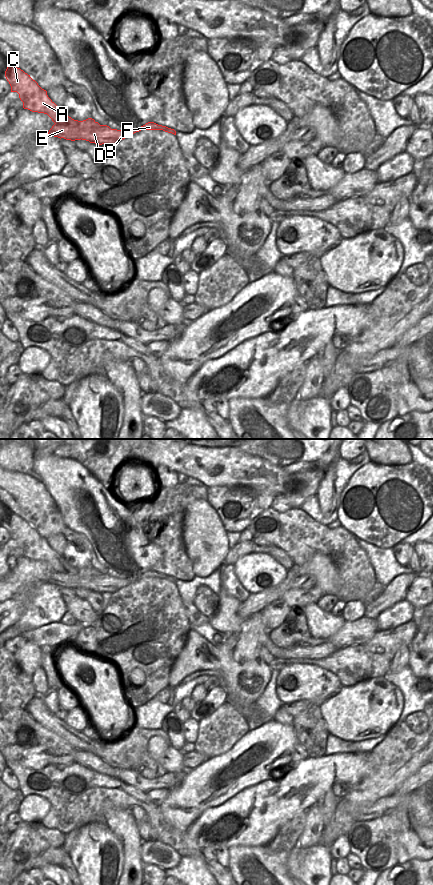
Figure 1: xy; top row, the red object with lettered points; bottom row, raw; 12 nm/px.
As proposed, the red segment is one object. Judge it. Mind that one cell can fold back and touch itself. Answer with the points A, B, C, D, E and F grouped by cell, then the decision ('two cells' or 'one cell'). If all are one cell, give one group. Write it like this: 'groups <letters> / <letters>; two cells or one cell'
groups A C D / B E F; two cells

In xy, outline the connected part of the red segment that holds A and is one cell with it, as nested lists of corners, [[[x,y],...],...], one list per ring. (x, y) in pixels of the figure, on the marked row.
[[[8,65],[5,77],[11,86],[11,92],[17,92],[23,102],[23,108],[32,112],[47,114],[55,124],[68,125],[79,130],[81,139],[95,143],[101,138],[110,137],[112,133],[118,133],[107,125],[95,124],[97,128],[88,129],[83,121],[74,120],[68,116],[63,108],[57,106],[30,75],[20,68]]]

